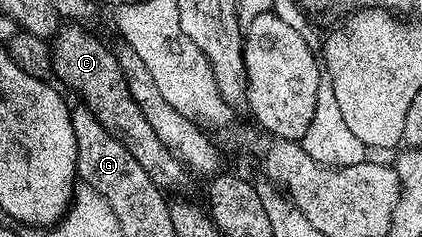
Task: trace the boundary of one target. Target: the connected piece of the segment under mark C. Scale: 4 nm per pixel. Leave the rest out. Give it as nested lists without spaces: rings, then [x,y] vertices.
[[[64,25],[54,35],[54,77],[59,77],[69,89],[79,93],[78,101],[89,112],[93,112],[99,123],[110,134],[117,136],[117,140],[121,140],[121,144],[125,144],[129,152],[133,152],[133,160],[137,160],[137,164],[141,164],[141,168],[149,172],[149,180],[153,180],[153,184],[157,184],[164,192],[181,189],[189,179],[189,171],[182,160],[171,154],[165,144],[161,144],[157,132],[153,132],[149,120],[145,120],[145,112],[141,112],[137,100],[133,98],[127,77],[123,75],[118,53],[114,49],[111,51],[97,35],[90,34],[79,26],[82,25]]]

